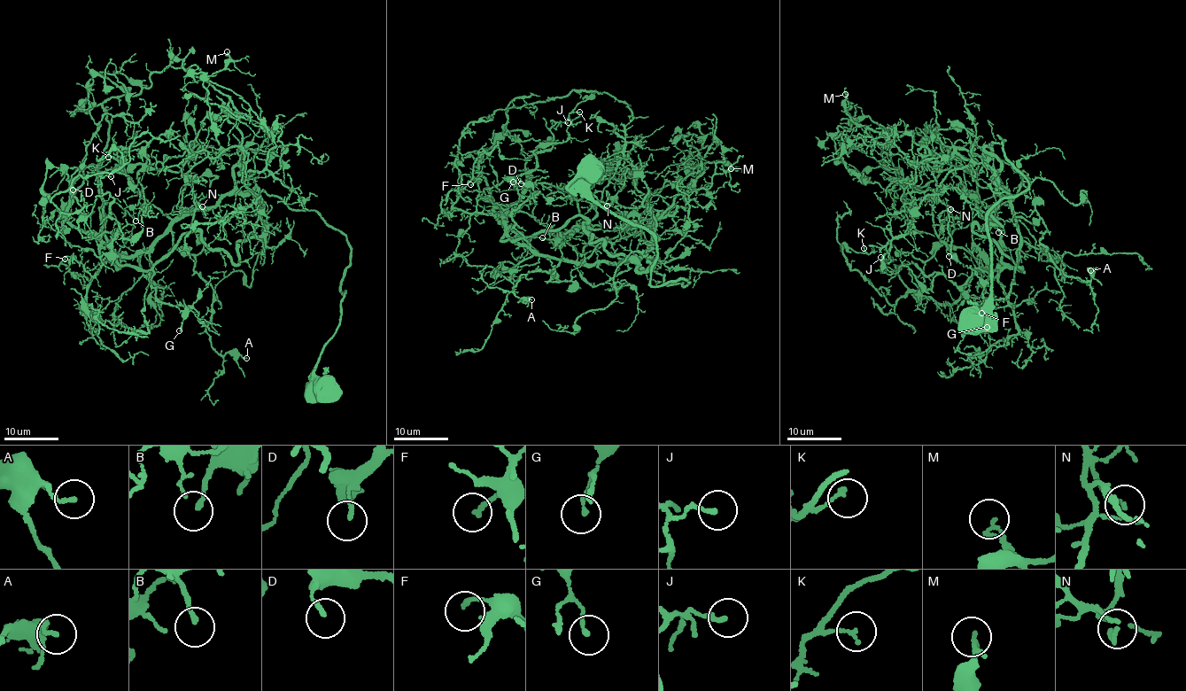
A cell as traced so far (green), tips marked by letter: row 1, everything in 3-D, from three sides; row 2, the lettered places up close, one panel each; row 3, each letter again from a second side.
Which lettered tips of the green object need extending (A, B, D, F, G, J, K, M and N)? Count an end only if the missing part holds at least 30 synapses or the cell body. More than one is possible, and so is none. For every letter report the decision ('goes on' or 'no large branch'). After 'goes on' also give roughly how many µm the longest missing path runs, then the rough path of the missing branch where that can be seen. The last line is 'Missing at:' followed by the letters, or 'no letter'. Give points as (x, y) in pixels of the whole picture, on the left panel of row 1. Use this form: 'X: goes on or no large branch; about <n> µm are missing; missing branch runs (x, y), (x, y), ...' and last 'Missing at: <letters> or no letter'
A: no large branch
B: no large branch
D: no large branch
F: no large branch
G: no large branch
J: no large branch
K: no large branch
M: no large branch
N: no large branch
Missing at: no letter

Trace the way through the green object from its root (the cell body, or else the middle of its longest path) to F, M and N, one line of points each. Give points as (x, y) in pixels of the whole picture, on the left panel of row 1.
F: (321, 386), (351, 252), (313, 210), (241, 191), (146, 251), (103, 244), (93, 276), (65, 259)
M: (321, 386), (349, 244), (313, 210), (236, 187), (242, 133), (208, 81), (227, 51)
N: (321, 386), (314, 369), (339, 322), (347, 238), (313, 210), (236, 187), (238, 144), (187, 172), (202, 206)

